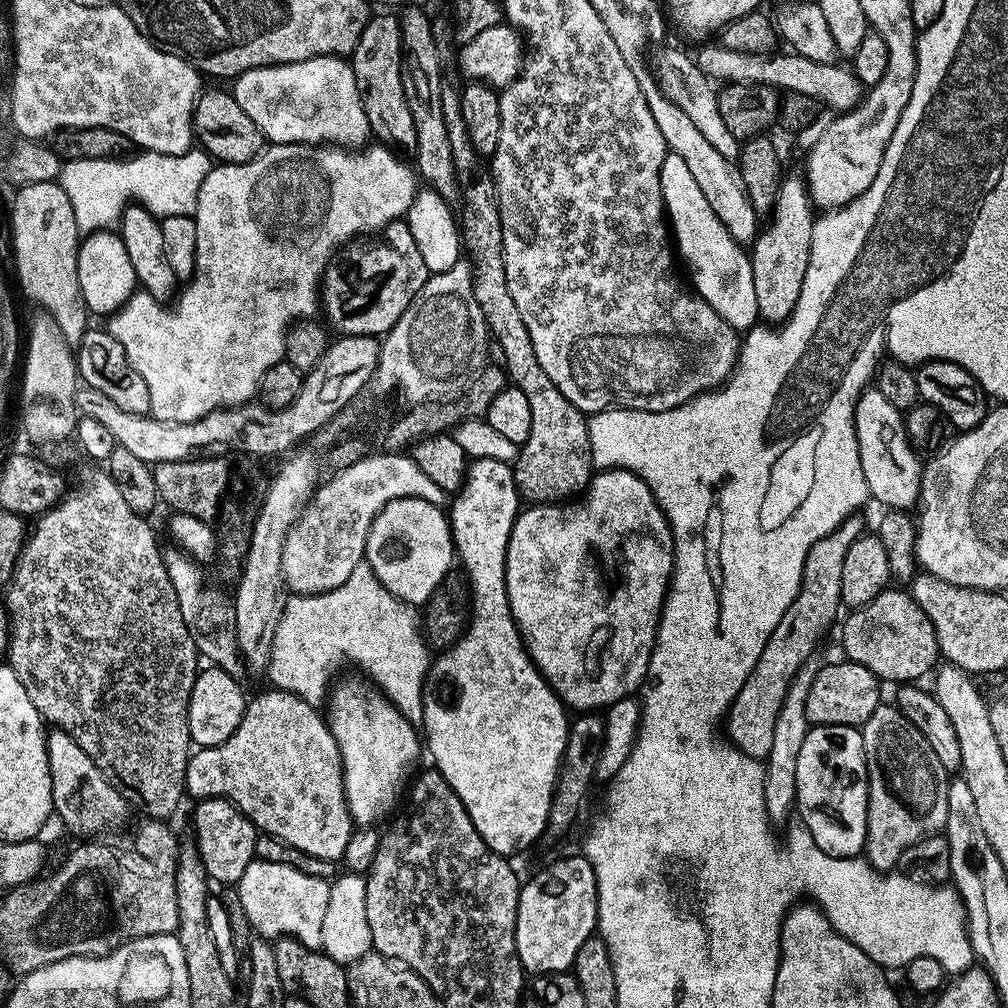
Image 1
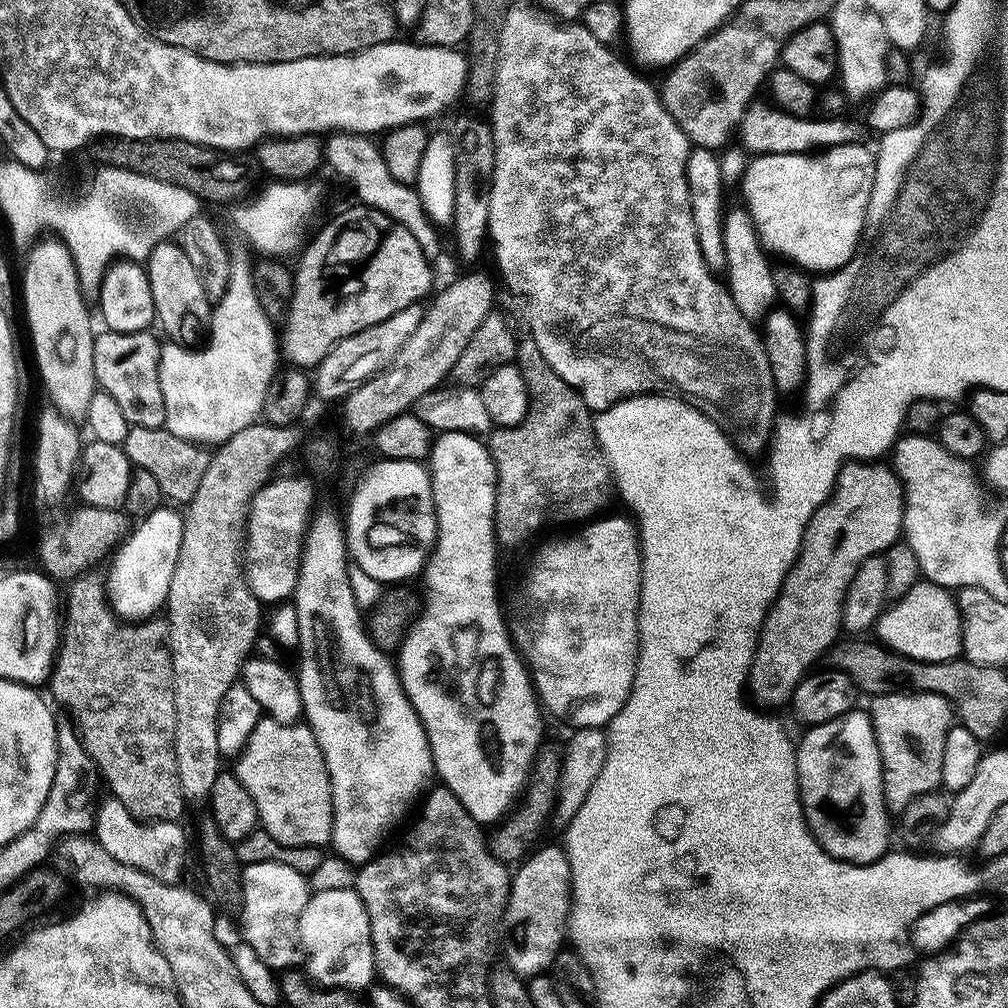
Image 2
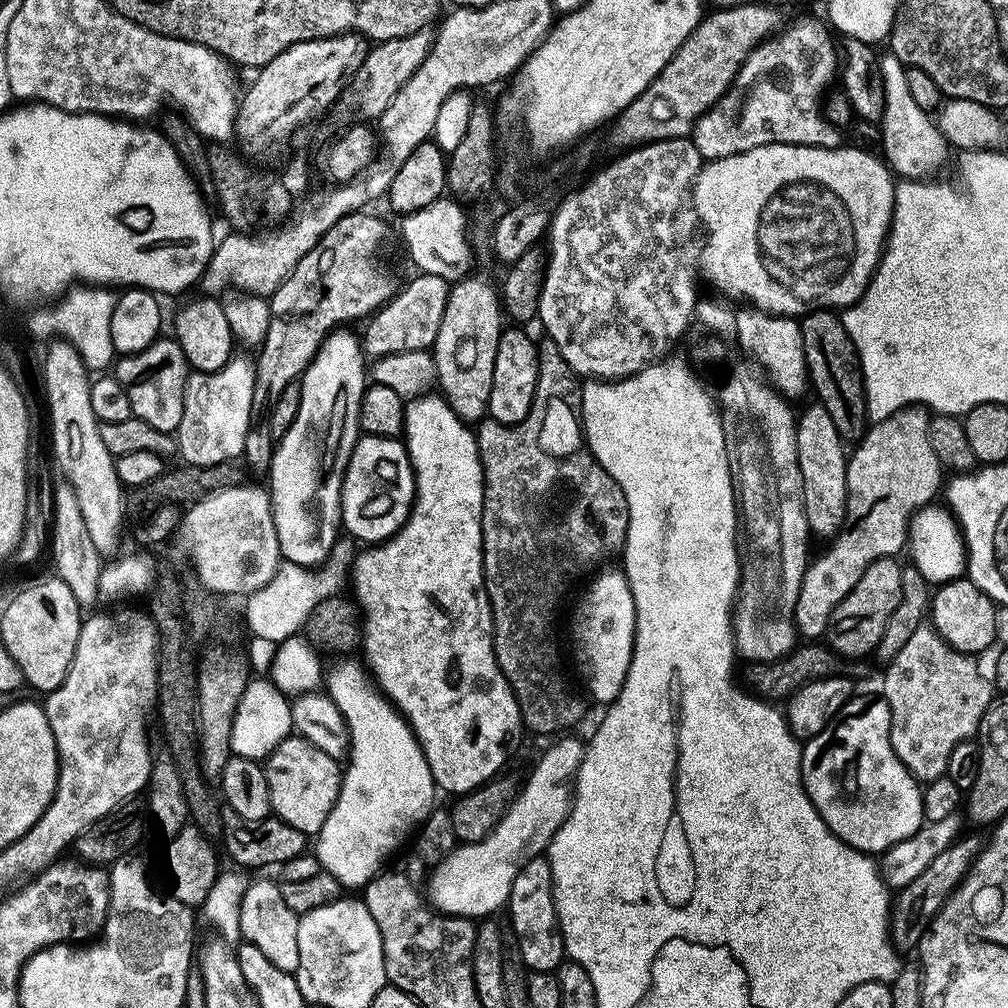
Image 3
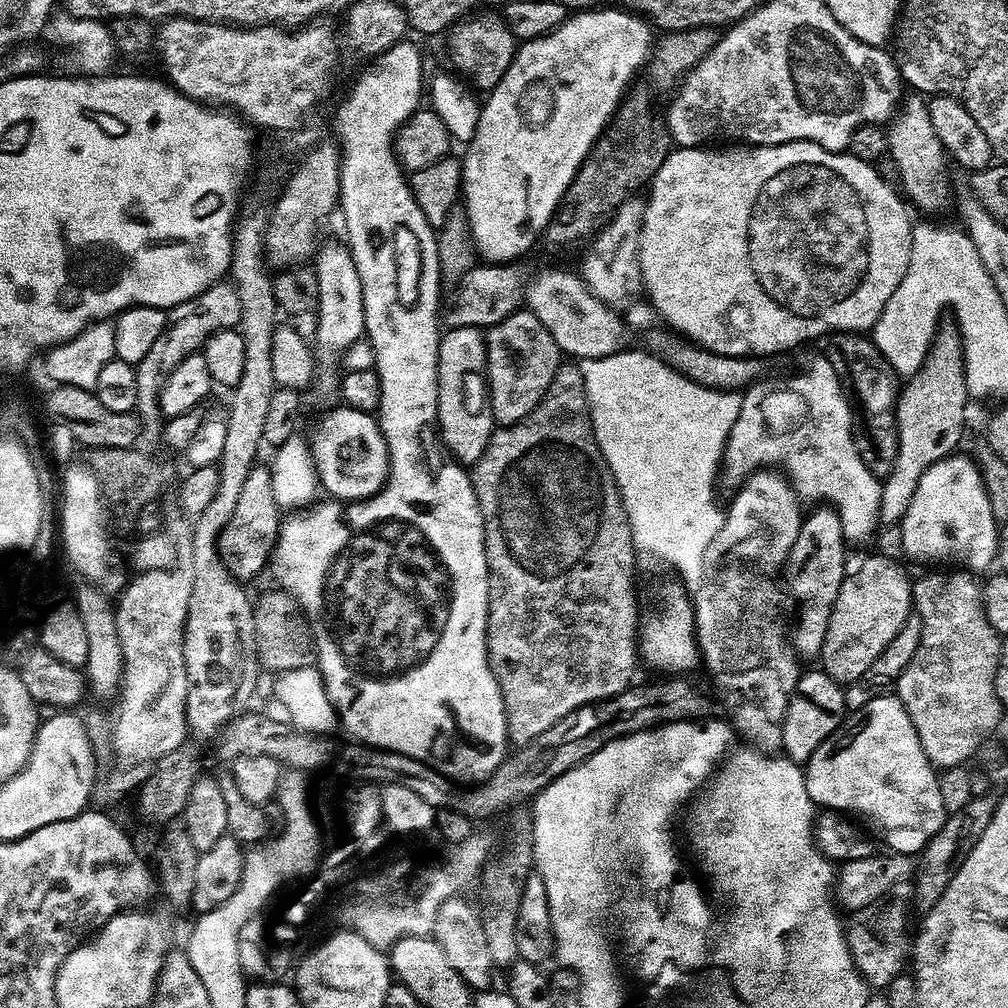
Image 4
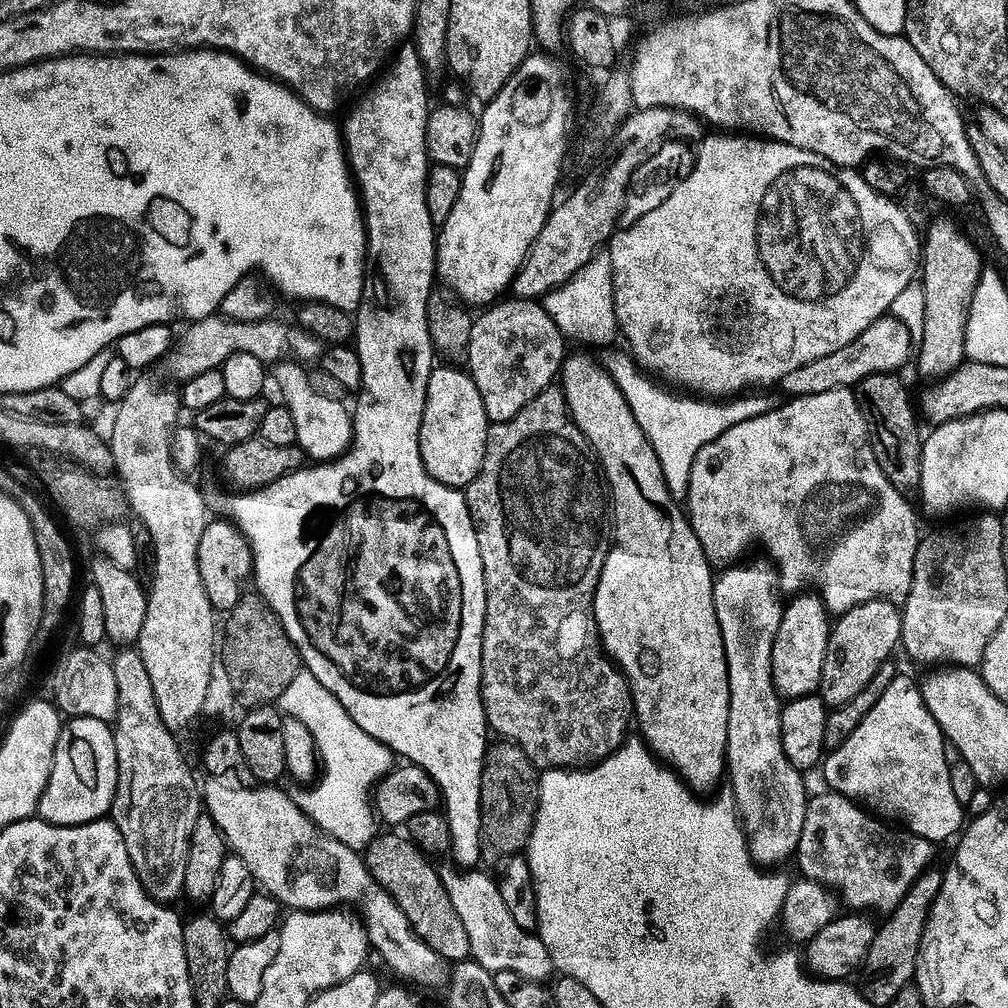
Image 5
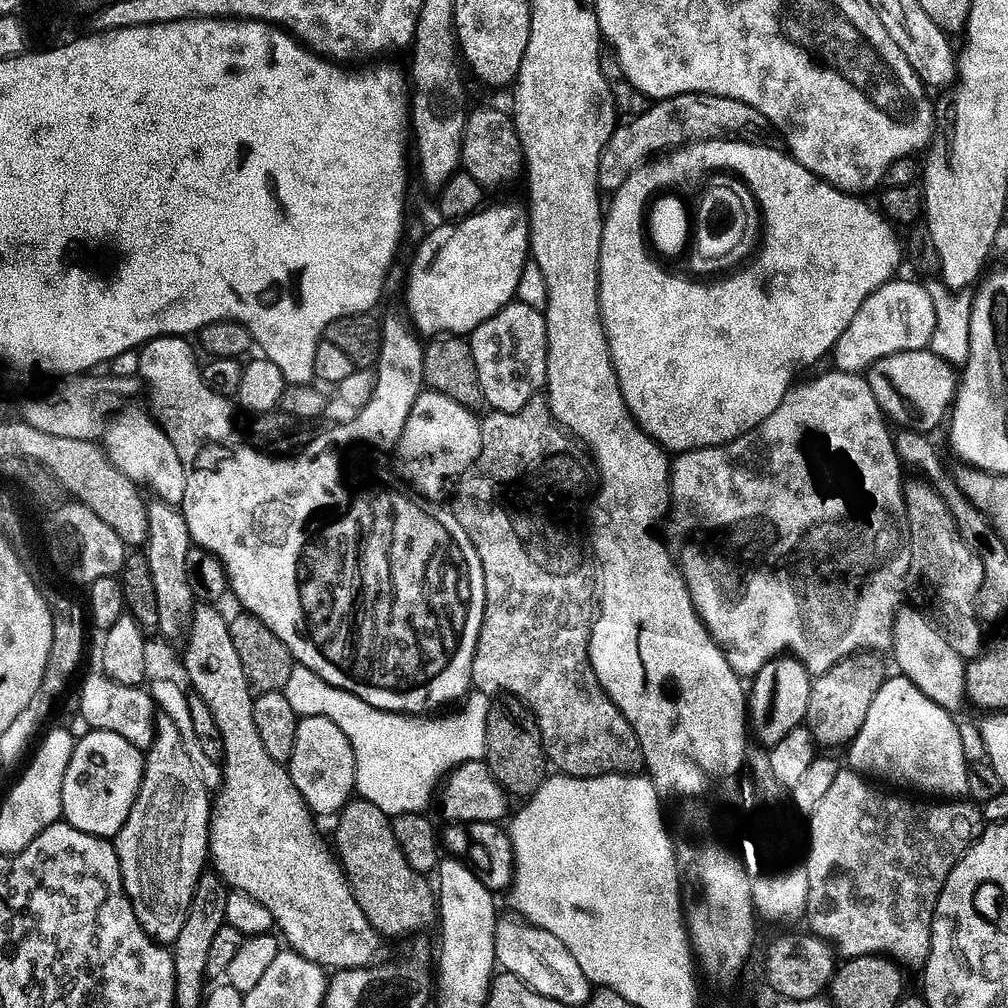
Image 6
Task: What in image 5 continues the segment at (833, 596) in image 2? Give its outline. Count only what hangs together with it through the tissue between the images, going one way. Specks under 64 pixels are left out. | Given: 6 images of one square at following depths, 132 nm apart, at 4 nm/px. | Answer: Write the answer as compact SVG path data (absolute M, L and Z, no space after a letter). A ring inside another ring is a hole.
M940 220L928 232L928 240L922 244L922 280L924 276L924 337L918 340L918 358L920 354L920 372L924 376L943 378L955 368L965 363L968 354L968 319L974 302L974 294L980 285L980 278L986 271L986 265L980 261L980 252L960 233L956 224Z

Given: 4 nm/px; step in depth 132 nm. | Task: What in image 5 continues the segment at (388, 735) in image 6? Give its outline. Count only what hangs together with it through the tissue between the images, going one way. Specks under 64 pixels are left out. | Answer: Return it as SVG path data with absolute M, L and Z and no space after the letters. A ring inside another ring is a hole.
M301 670L294 682L290 682L278 704L289 717L299 720L310 730L322 765L320 785L313 792L299 797L300 807L320 831L327 832L347 848L363 853L378 836L378 816L370 797L376 785L392 771L394 753L382 742L370 738L370 734L350 718L342 702L338 702L338 698L334 698L334 694L330 694L330 690L306 670Z

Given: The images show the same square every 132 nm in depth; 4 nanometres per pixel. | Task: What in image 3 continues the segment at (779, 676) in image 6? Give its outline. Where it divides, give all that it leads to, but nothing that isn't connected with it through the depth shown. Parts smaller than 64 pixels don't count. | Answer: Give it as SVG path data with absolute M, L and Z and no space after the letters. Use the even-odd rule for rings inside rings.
M814 404L797 421L796 449L802 471L803 502L809 531L816 537L833 539L844 524L848 505L848 450L821 404Z

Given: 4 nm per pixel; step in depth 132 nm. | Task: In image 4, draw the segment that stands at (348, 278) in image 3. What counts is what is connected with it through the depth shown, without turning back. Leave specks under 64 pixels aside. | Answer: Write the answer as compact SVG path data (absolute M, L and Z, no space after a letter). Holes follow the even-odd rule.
M271 467L252 468L246 486L242 486L242 498L238 498L238 510L234 510L221 536L228 568L240 581L256 580L267 568L269 571L276 555L276 545L280 543L281 527L282 511L275 501Z

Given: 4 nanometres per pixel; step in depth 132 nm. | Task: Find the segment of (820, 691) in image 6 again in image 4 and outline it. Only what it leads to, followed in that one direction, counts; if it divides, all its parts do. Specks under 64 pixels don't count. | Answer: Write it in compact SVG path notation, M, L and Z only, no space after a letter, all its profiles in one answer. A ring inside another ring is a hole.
M888 556L866 559L858 571L846 578L820 657L821 669L828 677L847 688L874 666L914 614L913 587L905 568Z

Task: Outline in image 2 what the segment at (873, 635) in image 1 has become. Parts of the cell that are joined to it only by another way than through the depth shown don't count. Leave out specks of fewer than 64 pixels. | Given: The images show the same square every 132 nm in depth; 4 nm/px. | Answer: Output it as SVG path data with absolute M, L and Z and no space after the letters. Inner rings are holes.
M921 582L912 587L907 595L899 597L883 613L877 621L874 629L874 636L877 641L889 652L914 659L922 663L950 663L959 661L964 647L964 622L961 619L960 607L957 604L957 597L949 589L940 588L937 584Z

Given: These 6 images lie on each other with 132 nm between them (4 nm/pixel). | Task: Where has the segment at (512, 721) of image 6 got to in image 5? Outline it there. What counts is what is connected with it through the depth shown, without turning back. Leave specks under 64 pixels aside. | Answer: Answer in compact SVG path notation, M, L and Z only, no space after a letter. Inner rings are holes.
M496 742L488 749L482 774L482 830L483 843L507 858L523 853L532 840L532 831L536 825L536 815L540 809L540 777L536 765L526 758L517 744Z

